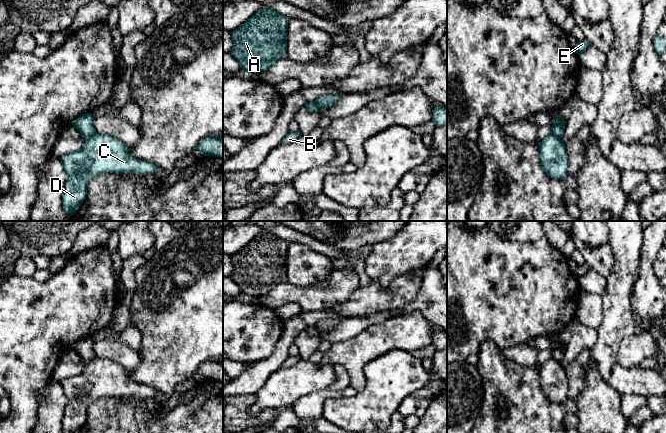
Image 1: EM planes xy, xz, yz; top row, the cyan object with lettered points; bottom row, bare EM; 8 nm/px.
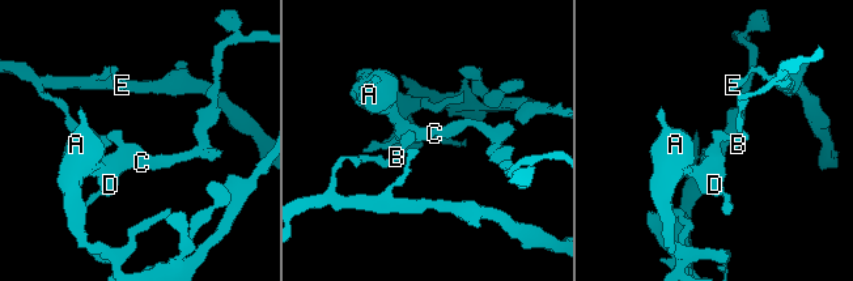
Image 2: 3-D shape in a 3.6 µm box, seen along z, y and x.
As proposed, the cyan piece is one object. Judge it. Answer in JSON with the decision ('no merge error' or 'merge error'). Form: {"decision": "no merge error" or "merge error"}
{"decision": "merge error"}

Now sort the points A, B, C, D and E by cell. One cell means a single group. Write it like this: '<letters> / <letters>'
A C D / B E

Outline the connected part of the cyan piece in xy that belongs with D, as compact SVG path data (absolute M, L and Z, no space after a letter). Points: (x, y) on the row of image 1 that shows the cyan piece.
M98 133L86 139L80 150L68 153L62 156L60 160L68 175L62 195L63 210L68 217L75 214L85 200L89 182L102 173L136 173L146 175L159 172L157 165L133 157L128 147L118 139Z

